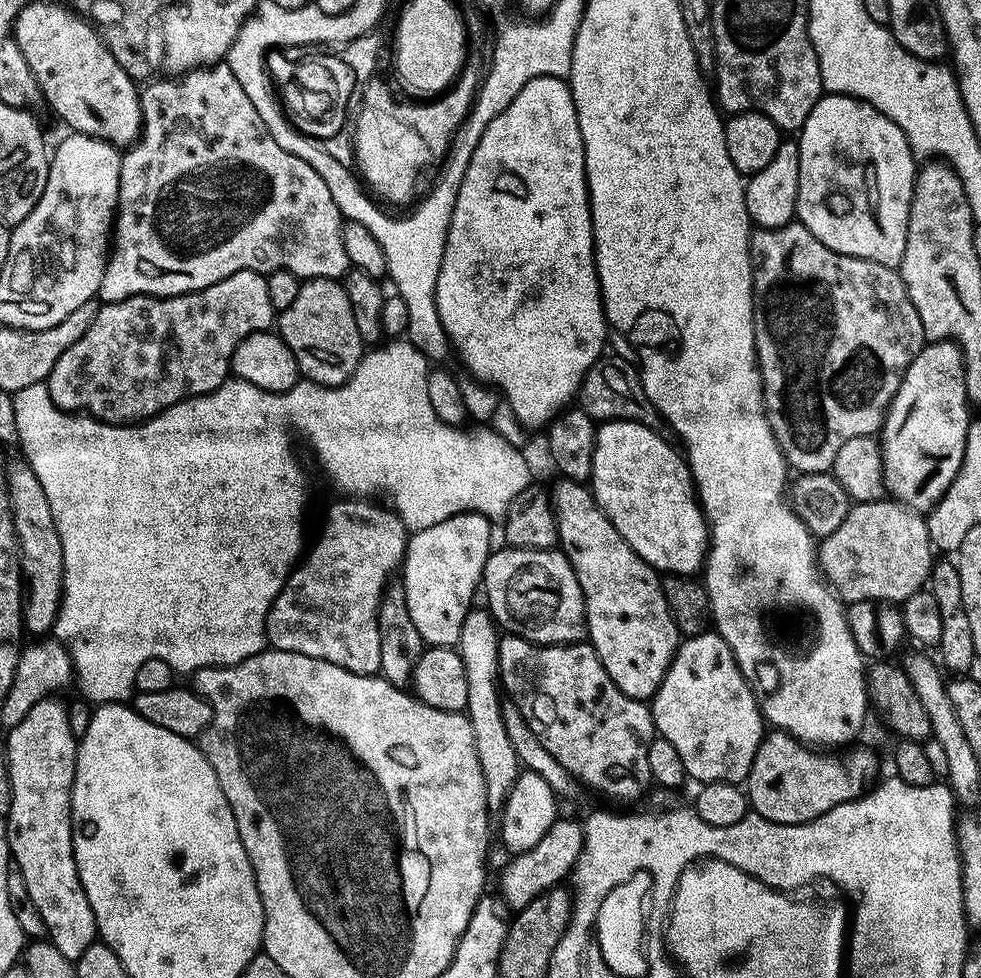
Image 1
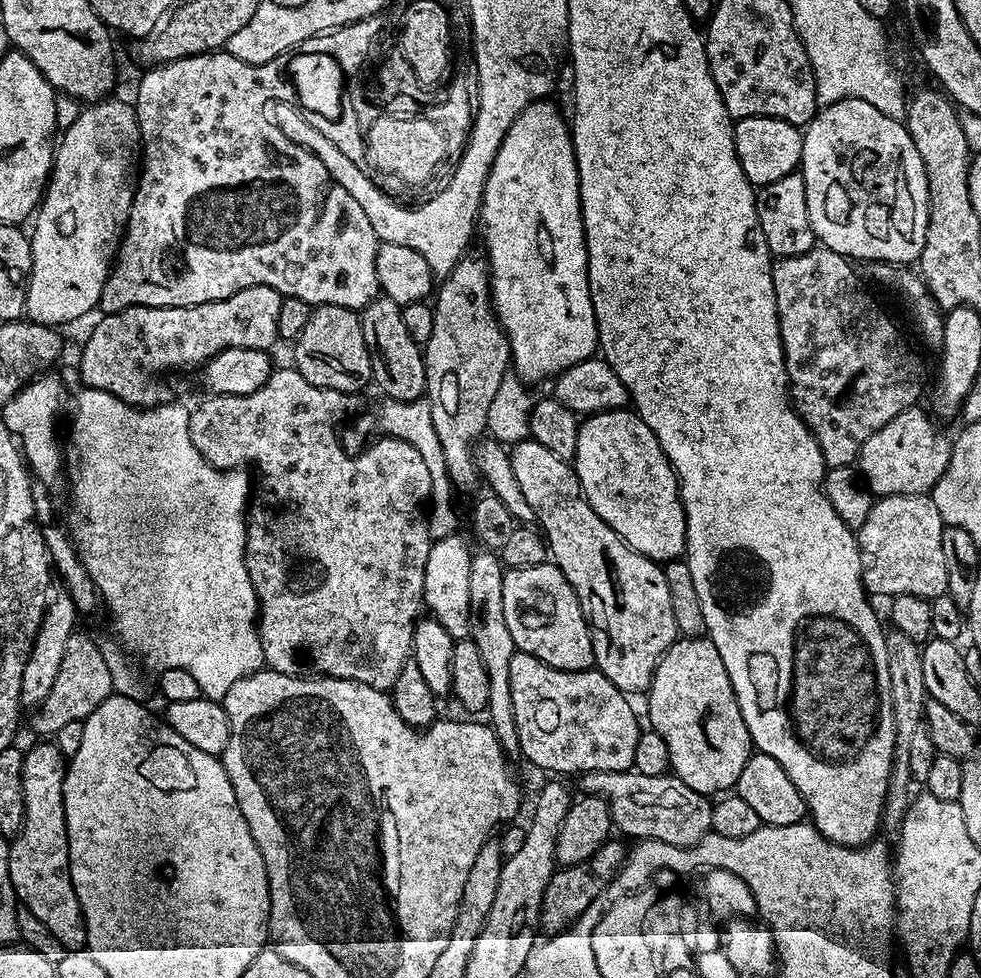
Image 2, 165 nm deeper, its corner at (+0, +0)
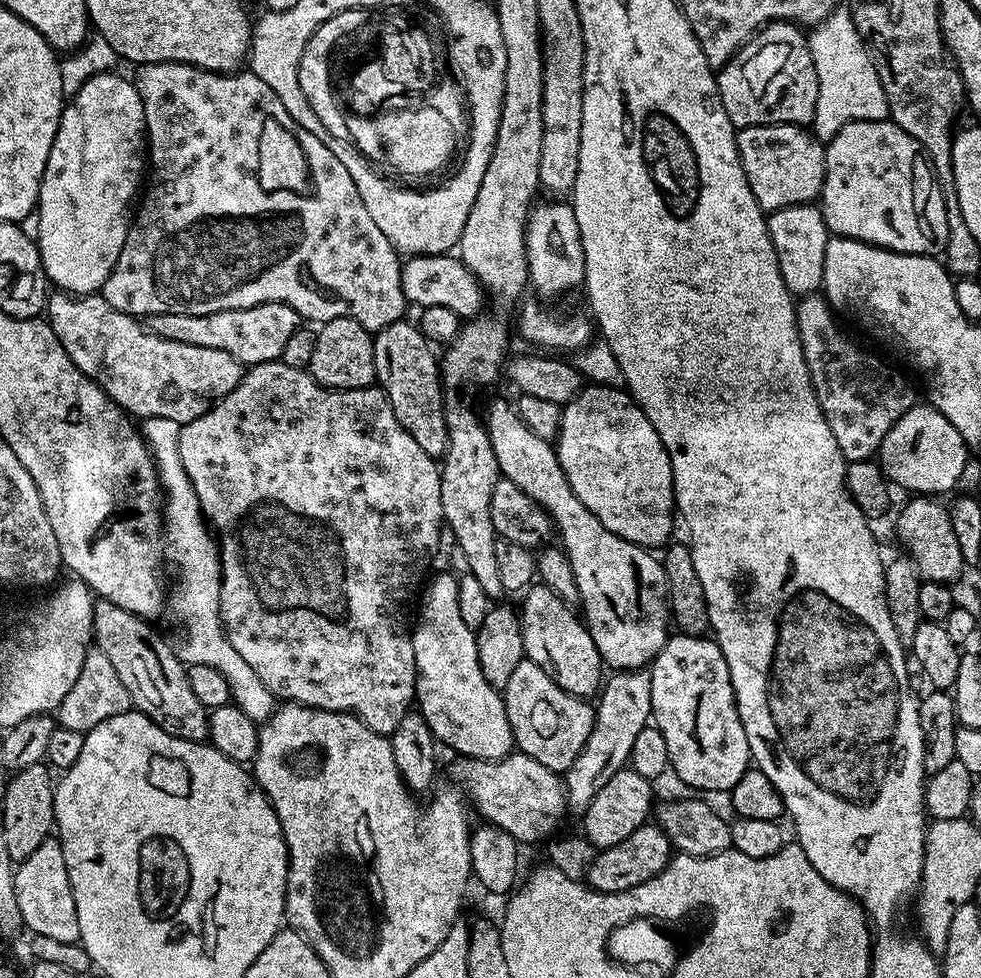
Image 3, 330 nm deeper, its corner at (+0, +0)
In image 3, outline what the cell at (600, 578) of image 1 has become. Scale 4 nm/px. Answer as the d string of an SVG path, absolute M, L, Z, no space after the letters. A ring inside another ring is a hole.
M492 400L488 404L488 412L483 413L484 429L488 432L490 446L494 446L494 458L498 458L500 475L503 479L514 482L518 490L530 494L534 502L538 502L548 511L555 531L558 533L559 543L568 555L570 566L574 566L574 578L578 581L580 594L579 607L584 608L582 619L587 627L590 638L594 638L594 646L598 650L600 659L612 670L640 670L651 665L652 661L664 648L664 643L670 635L670 613L668 611L668 583L664 573L664 565L656 560L651 551L641 548L638 544L631 544L618 534L606 530L586 506L574 494L570 482L556 456L555 447L549 441L538 438L522 422L522 418L514 410L513 401Z

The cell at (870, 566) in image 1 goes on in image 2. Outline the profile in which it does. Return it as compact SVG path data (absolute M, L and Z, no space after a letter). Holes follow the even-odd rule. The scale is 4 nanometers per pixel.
M931 495L881 496L856 532L864 567L864 586L873 597L922 596L932 601L948 591L942 534L946 525Z

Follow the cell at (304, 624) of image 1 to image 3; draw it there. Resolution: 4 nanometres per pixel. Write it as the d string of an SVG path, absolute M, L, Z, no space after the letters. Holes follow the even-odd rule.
M279 360L251 365L241 375L240 385L233 392L217 400L206 414L183 425L178 438L178 454L194 486L194 494L198 494L205 521L218 537L220 621L224 623L230 646L242 654L242 659L254 669L254 674L258 674L273 696L281 701L331 712L350 712L380 736L391 737L416 699L416 663L410 617L414 612L414 601L429 575L428 567L440 544L440 528L442 532L444 524L440 464L426 454L426 450L422 450L406 430L402 430L386 394L379 387L325 388L305 369L286 366Z

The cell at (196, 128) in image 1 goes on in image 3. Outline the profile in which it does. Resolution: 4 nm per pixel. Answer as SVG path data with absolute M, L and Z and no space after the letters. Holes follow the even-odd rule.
M142 64L139 65L134 83L142 98L144 111L144 131L146 133L146 156L150 161L150 171L146 176L146 187L142 199L134 212L134 223L128 229L128 237L122 246L122 254L118 254L118 262L106 278L102 294L114 310L122 310L128 316L147 318L158 314L214 314L222 310L242 310L250 306L258 306L266 302L282 302L290 306L305 321L323 322L352 316L366 331L373 334L381 332L386 326L405 319L406 301L402 290L401 253L392 245L390 238L378 230L374 218L366 210L362 198L358 194L358 186L354 186L354 178L314 138L314 134L302 130L290 114L286 114L286 106L251 70L237 70L231 74L208 72L204 68L195 68L193 64Z

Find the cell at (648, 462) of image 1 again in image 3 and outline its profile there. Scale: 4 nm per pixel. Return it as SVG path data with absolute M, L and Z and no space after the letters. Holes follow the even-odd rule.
M595 383L581 388L569 404L563 405L560 439L555 441L554 447L574 494L578 494L582 506L586 506L606 530L649 550L669 543L674 517L670 458L658 438L658 430L654 430L639 404L624 388L608 388Z

